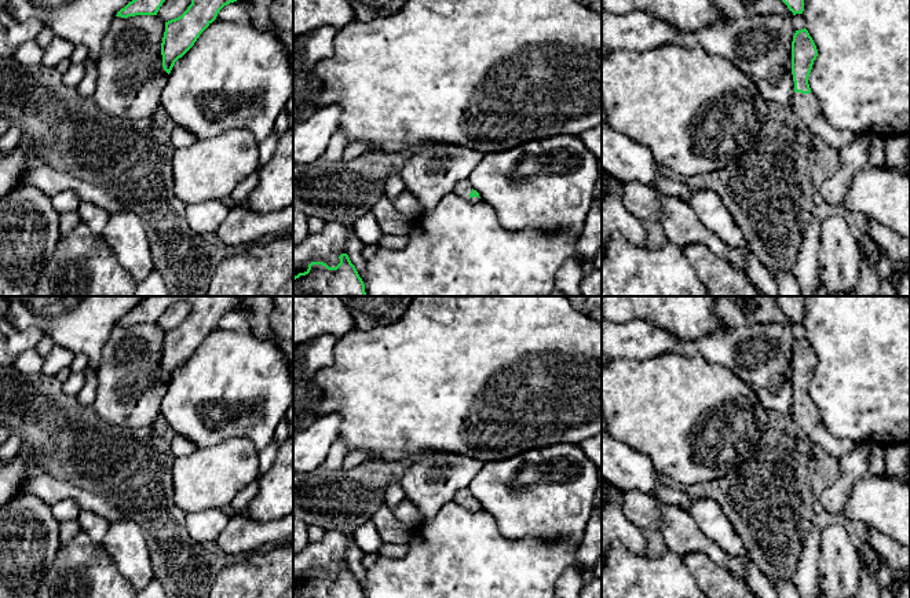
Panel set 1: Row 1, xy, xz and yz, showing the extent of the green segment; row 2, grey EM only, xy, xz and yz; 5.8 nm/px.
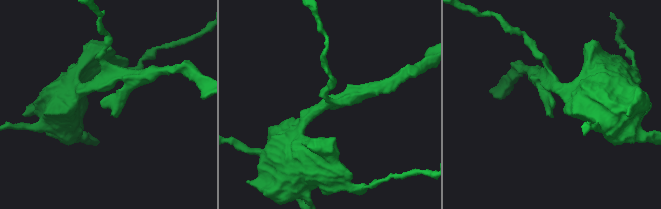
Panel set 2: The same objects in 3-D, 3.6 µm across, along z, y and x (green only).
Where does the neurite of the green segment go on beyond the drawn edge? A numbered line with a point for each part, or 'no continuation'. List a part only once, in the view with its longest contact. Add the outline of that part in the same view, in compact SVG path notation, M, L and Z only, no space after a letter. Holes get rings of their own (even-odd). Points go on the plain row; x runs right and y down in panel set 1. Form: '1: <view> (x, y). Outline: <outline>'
1: xz (463, 498). Outline: M469 488L461 489L460 492L456 493L453 502L464 508L468 508L471 511L476 511L480 507L479 506L471 506L469 502L472 500L472 493Z

